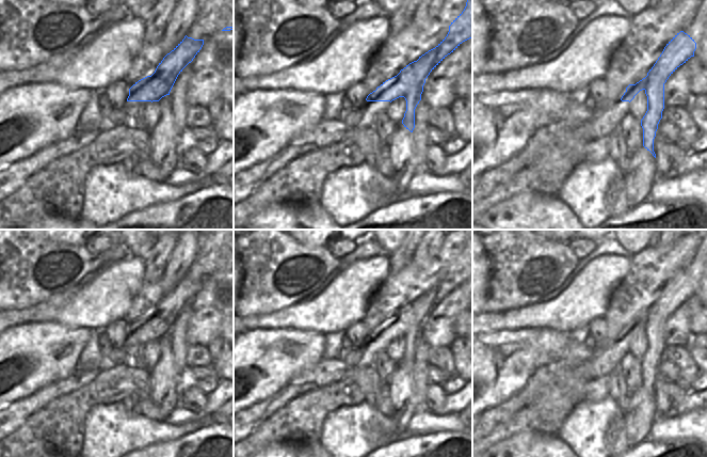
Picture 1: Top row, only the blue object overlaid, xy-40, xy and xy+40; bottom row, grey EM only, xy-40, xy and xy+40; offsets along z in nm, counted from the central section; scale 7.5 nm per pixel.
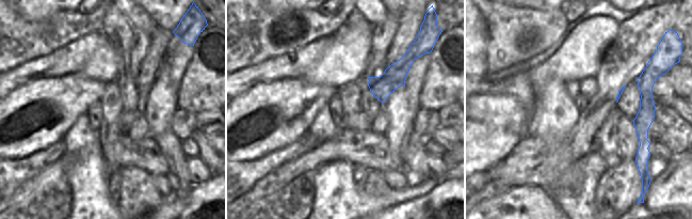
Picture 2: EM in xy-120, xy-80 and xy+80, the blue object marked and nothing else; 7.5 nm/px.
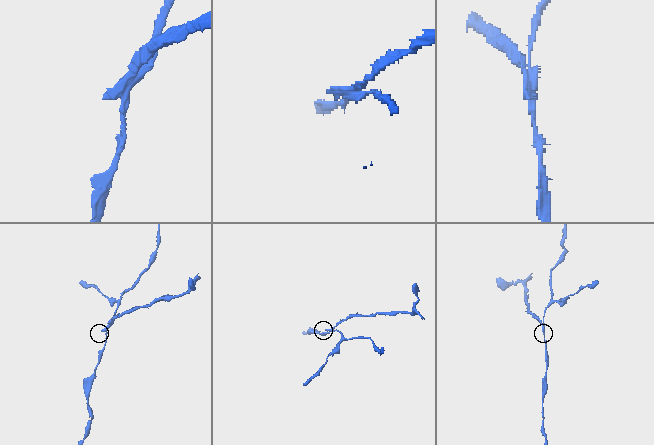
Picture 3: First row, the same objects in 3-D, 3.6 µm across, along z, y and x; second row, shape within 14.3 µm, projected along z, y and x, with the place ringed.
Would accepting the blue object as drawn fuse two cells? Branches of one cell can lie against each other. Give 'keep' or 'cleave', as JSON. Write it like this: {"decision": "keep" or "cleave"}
{"decision": "cleave"}

